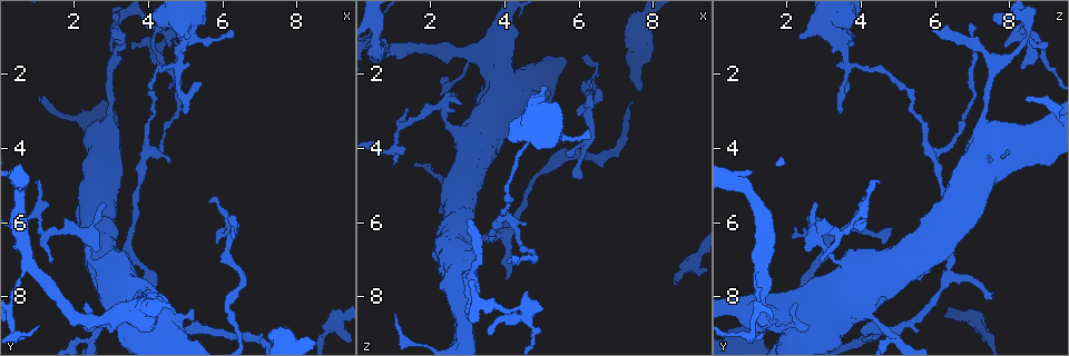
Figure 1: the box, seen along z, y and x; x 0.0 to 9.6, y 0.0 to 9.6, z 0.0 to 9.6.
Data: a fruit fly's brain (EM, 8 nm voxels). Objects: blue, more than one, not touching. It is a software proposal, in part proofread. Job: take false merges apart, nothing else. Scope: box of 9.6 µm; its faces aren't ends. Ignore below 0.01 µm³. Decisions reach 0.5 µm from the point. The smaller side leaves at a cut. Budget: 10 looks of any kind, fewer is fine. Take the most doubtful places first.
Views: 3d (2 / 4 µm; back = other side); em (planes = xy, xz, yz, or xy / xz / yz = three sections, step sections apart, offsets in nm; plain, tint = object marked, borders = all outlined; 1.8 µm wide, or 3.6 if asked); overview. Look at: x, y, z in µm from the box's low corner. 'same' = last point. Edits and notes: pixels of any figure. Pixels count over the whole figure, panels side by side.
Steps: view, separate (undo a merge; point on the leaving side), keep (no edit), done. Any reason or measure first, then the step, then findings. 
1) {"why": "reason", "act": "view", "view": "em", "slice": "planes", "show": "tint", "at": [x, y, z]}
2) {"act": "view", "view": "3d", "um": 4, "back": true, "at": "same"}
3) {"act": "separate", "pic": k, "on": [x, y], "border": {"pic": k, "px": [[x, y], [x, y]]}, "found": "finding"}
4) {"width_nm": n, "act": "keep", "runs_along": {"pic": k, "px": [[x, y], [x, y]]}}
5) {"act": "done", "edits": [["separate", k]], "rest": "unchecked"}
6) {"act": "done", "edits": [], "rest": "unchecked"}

{"why": "abrupt turn", "act": "view", "view": "em", "slice": "yz", "step": 4, "show": "tint", "at": [1.00, 5.80, 4.05]}

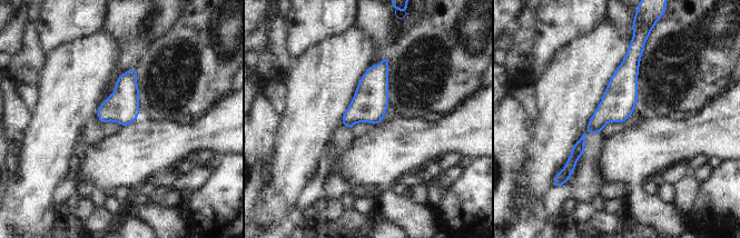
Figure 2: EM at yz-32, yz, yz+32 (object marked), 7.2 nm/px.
{"act": "view", "view": "em", "slice": "planes", "show": "tint", "at": "same"}

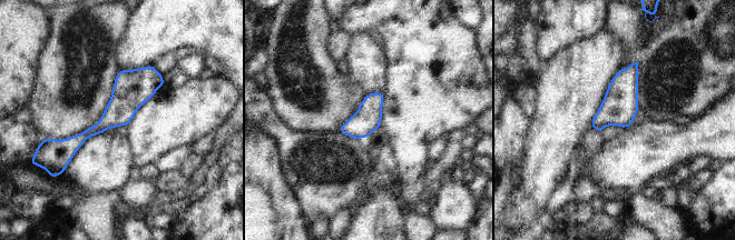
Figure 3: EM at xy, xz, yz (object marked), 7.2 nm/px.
{"width_nm": 190, "act": "keep", "runs_along": {"pic": 3, "px": [[159, 78], [99, 128], [57, 142]]}, "found": "one neuron here"}

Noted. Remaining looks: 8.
{"why": "two arms in line, one across", "act": "view", "view": "3d", "um": 4, "at": [3.95, 4.10, 5.85]}

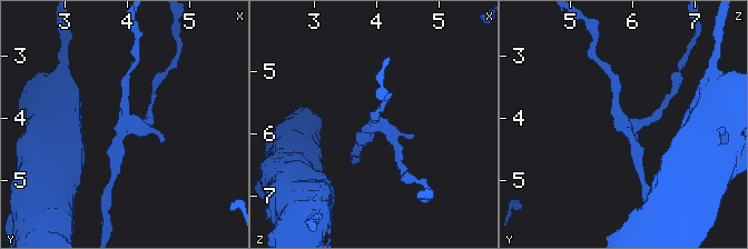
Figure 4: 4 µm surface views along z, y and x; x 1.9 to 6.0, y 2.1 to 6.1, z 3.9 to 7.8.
{"why": "need the tissue", "act": "view", "view": "em", "slice": "xz", "step": 8, "show": "tint", "at": [3.95, 4.10, 5.85]}

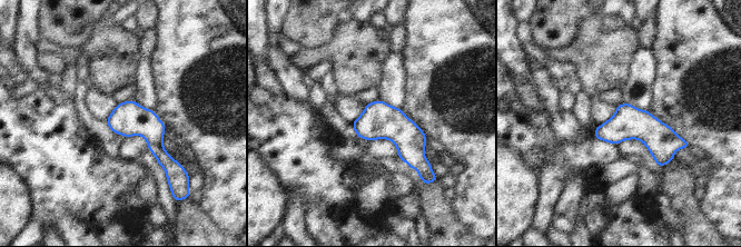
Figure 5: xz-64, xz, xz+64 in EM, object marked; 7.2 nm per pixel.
{"act": "keep", "found": "one neuron here"}

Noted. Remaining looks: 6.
{"why": "narrows sharply", "act": "view", "view": "3d", "um": 4, "at": [4.55, 1.00, 8.55]}

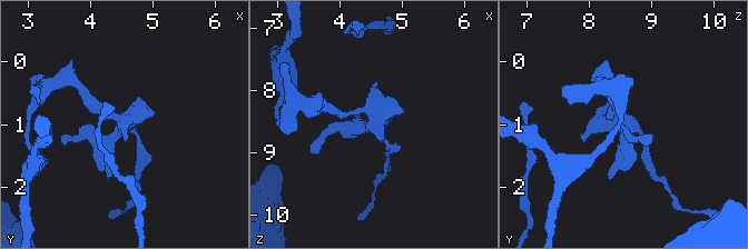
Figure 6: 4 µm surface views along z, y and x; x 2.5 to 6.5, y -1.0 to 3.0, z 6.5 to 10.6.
{"act": "view", "view": "em", "slice": "xy", "step": 4, "show": "borders", "at": [4.55, 1.00, 8.60]}

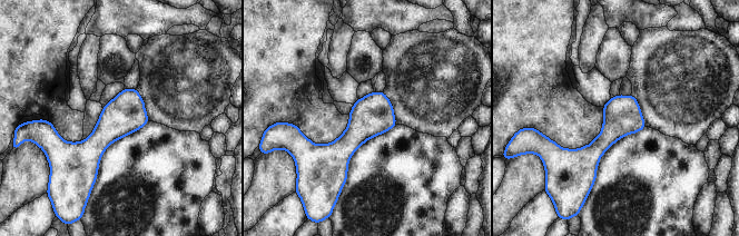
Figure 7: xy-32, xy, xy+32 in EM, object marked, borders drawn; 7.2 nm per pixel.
{"width_nm": 280, "act": "keep", "found": "all the same neuron"}

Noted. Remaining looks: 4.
{"why": "sudden change in width", "act": "view", "view": "3d", "um": 4, "at": [2.90, 3.40, 7.30]}

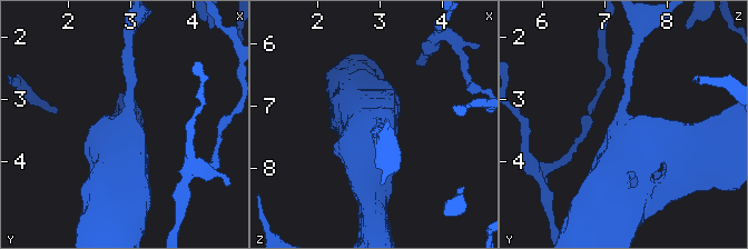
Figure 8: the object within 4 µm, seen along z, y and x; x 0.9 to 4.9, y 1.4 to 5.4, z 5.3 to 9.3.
{"why": "shape alone is not enough", "act": "view", "view": "em", "slice": "xz", "step": 16, "show": "tint", "at": [2.95, 3.40, 7.35]}

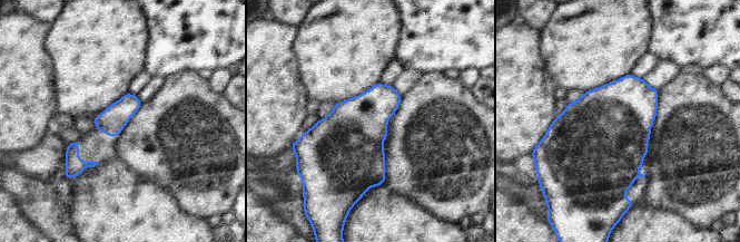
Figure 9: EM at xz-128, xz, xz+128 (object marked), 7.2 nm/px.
{"act": "keep", "found": "one neuron here"}

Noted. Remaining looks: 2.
{"act": "done", "edits": [], "rest": "unchecked"}

